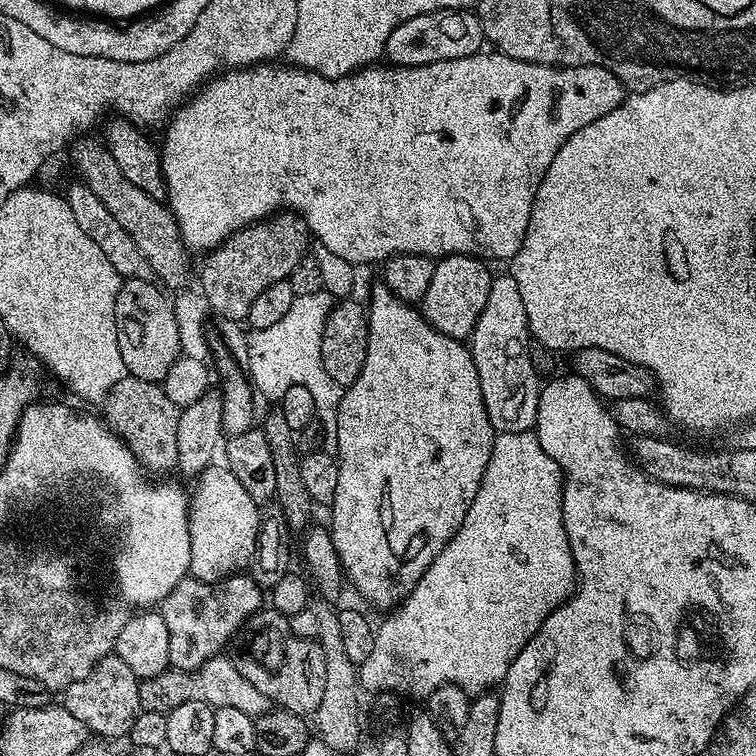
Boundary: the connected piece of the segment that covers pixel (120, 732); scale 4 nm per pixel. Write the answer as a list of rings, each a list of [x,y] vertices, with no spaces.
[[[113,654],[100,662],[90,675],[82,678],[82,682],[74,682],[63,689],[62,707],[70,710],[70,714],[74,714],[78,722],[85,724],[89,733],[96,735],[97,732],[100,735],[97,737],[100,738],[112,738],[108,736],[124,738],[127,737],[130,726],[134,726],[136,715],[142,711],[138,698],[140,681],[134,670],[130,670],[130,666],[122,662],[122,658]]]

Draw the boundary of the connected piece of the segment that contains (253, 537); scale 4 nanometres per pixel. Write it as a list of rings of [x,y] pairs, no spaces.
[[[213,464],[197,477],[196,490],[189,499],[188,525],[190,526],[191,577],[216,583],[230,575],[245,571],[258,552],[261,507],[246,493],[246,488],[232,470],[225,465]]]

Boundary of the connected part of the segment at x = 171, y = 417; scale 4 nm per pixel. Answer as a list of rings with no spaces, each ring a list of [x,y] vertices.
[[[126,374],[122,378],[122,382],[117,382],[108,391],[108,395],[102,401],[102,407],[104,407],[104,413],[102,413],[104,423],[136,455],[141,469],[147,470],[149,473],[164,472],[160,474],[168,474],[168,471],[173,471],[176,468],[178,462],[178,422],[180,421],[181,409],[177,408],[174,402],[170,402],[170,398],[166,398],[163,387],[157,381],[143,380],[137,376]]]

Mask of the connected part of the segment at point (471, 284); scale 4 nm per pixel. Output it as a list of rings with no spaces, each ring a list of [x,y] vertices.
[[[445,256],[437,259],[434,266],[434,279],[431,280],[423,300],[418,305],[424,321],[430,326],[434,326],[434,330],[438,330],[450,338],[461,342],[467,341],[478,322],[478,314],[482,314],[482,310],[486,306],[486,294],[490,294],[493,273],[488,272],[488,268],[489,265],[485,261],[475,256]]]

